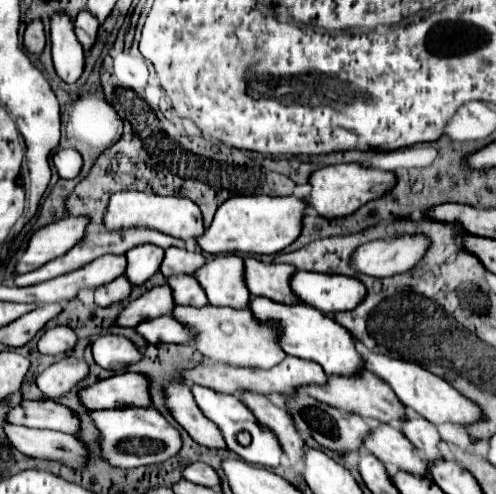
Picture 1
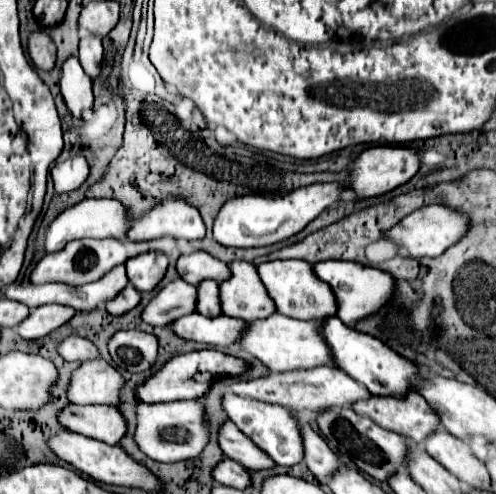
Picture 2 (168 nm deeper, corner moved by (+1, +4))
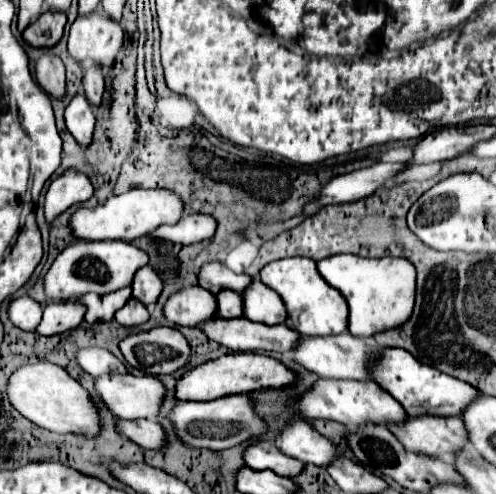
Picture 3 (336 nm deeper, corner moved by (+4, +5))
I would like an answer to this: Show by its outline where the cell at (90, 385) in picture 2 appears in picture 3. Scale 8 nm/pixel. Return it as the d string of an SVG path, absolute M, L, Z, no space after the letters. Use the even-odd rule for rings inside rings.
M112 374L96 378L96 390L102 394L104 404L122 420L140 420L140 418L158 418L160 406L166 396L166 386L156 376L132 376L132 374Z

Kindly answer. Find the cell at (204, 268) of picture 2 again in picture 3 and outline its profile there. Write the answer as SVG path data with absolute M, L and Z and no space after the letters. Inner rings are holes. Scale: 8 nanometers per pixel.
M210 262L202 266L202 272L198 274L198 284L206 290L210 290L212 294L228 288L228 290L236 290L242 292L248 284L252 284L252 276L248 274L236 274L230 268L226 268L220 262Z

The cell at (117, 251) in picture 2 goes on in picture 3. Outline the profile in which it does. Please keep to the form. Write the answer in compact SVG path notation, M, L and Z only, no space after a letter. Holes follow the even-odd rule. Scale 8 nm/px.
M104 240L104 242L76 242L68 246L50 266L44 290L50 302L54 300L76 300L84 294L108 294L120 288L132 286L134 274L148 264L148 254L140 248L122 242L122 240Z

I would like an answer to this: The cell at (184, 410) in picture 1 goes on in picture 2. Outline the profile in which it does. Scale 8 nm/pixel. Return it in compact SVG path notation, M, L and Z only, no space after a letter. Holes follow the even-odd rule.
M225 421L219 427L217 433L217 443L221 447L221 451L229 457L235 459L237 463L241 463L247 469L269 469L275 463L271 461L271 457L267 457L267 453L263 453L261 449L257 449L249 437L243 437L243 433L239 433L239 429L235 425L231 425L231 421Z

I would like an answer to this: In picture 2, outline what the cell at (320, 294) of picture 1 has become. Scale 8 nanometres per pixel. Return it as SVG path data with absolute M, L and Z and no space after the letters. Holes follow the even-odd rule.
M321 261L313 265L313 273L331 287L335 301L337 301L337 317L353 327L359 319L375 313L379 307L383 307L383 303L387 303L393 295L393 277L373 269L373 267L365 267L361 263L353 263L353 261Z

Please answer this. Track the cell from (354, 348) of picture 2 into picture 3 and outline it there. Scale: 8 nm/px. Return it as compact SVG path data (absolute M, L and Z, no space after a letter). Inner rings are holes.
M388 348L382 352L378 360L372 362L372 374L374 380L388 390L410 416L420 416L424 412L434 416L460 416L464 408L476 400L476 394L480 392L472 388L472 384L466 384L462 380L456 380L432 366L426 366L418 362L410 352L404 352L402 348Z

